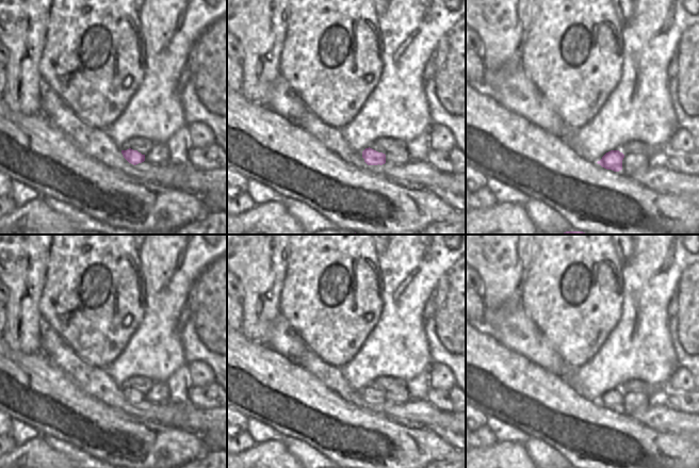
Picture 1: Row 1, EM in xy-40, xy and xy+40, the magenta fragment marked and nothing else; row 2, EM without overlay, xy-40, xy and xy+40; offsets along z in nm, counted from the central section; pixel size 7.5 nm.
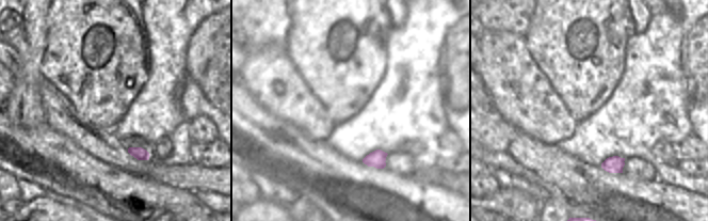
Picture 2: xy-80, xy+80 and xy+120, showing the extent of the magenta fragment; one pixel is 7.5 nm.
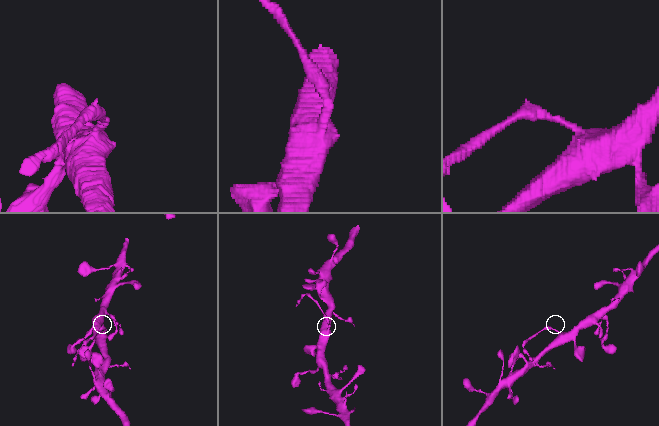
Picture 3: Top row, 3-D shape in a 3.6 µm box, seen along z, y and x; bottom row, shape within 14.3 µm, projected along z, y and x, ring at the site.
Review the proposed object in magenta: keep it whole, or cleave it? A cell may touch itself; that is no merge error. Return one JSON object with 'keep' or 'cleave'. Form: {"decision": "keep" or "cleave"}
{"decision": "cleave"}

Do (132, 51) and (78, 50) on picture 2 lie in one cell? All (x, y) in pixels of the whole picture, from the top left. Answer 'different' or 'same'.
same

